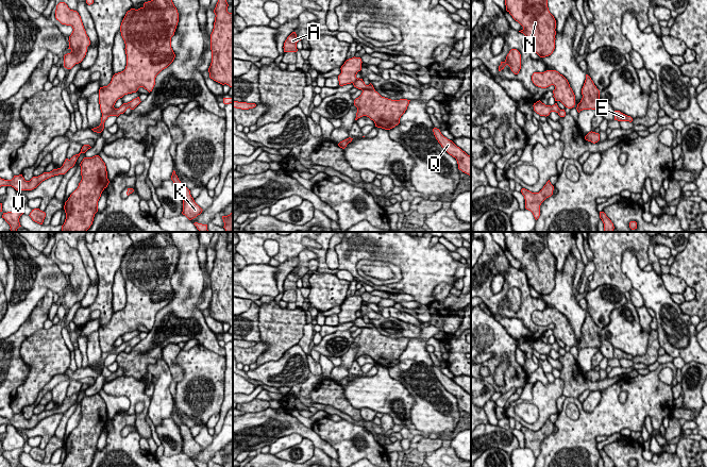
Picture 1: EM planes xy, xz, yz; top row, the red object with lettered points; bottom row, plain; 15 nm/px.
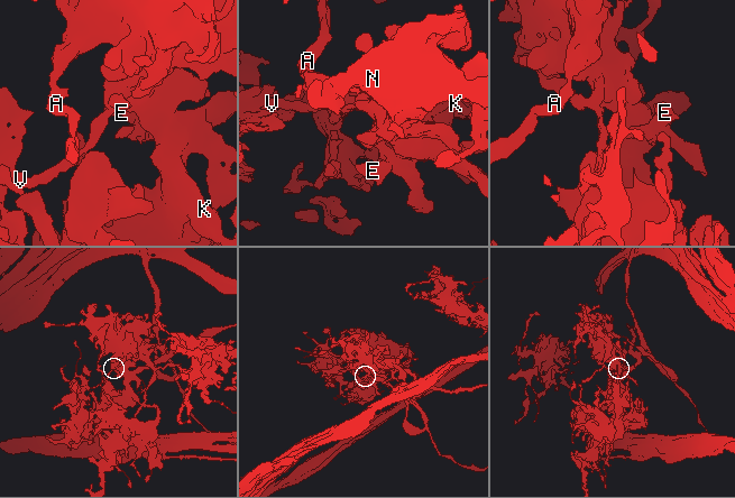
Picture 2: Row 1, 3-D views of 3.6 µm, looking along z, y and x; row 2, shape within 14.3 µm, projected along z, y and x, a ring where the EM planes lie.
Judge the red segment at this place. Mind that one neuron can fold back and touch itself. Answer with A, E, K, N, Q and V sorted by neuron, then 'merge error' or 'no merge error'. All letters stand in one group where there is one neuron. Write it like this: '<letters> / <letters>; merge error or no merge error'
A E K N Q V; no merge error

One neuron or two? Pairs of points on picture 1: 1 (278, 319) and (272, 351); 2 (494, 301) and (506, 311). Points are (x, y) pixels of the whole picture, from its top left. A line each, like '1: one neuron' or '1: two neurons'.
1: one neuron
2: one neuron

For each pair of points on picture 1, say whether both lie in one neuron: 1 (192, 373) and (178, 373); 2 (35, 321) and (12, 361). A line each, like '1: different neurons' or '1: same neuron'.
1: different neurons
2: same neuron

